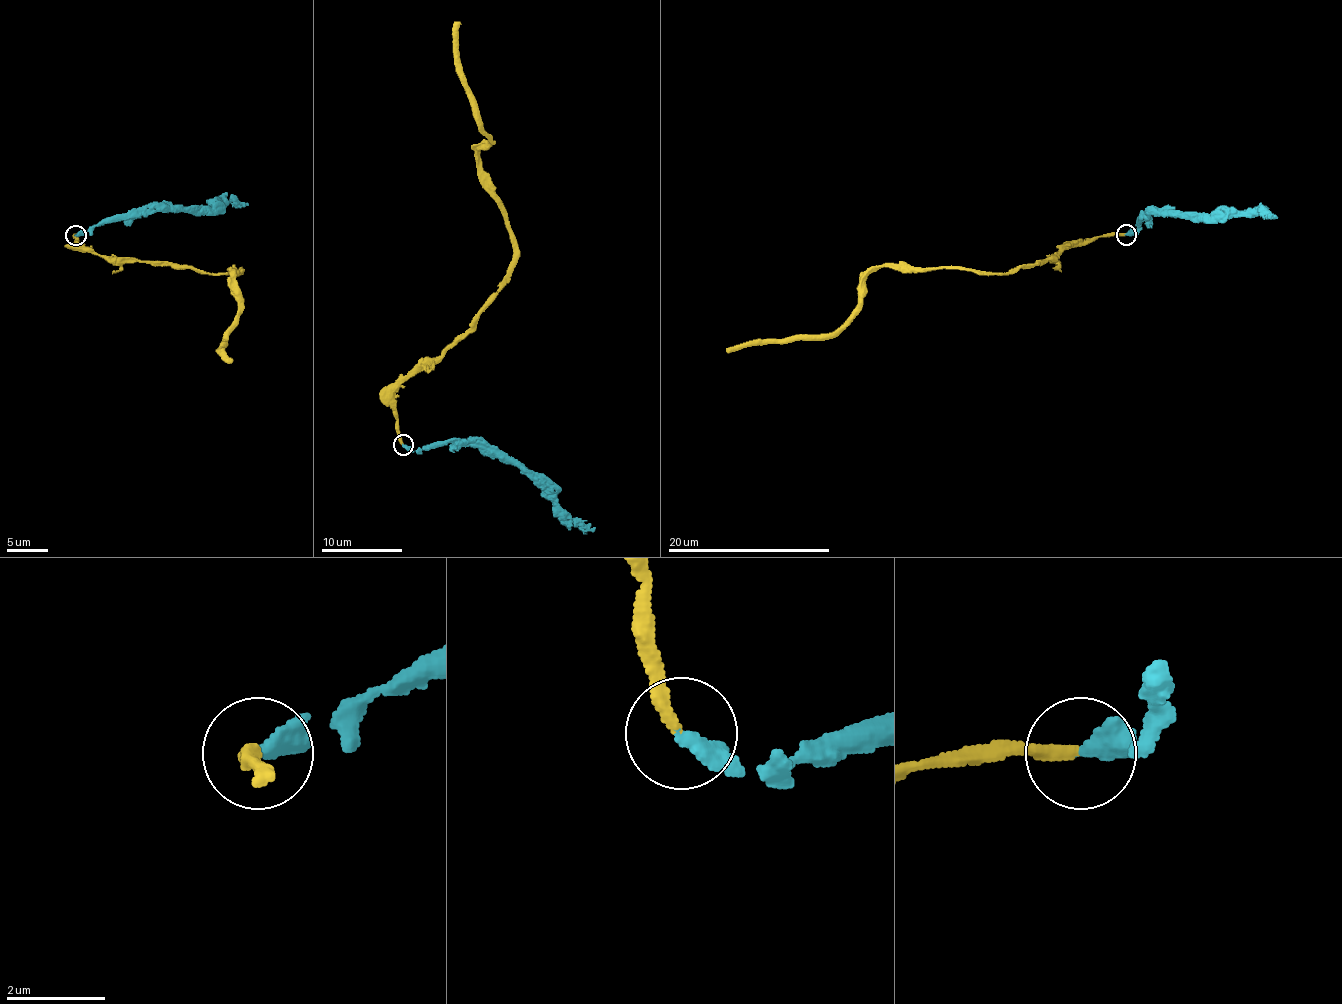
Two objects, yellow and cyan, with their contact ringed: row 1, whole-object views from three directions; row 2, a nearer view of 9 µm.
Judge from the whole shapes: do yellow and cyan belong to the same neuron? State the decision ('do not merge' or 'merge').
merge

